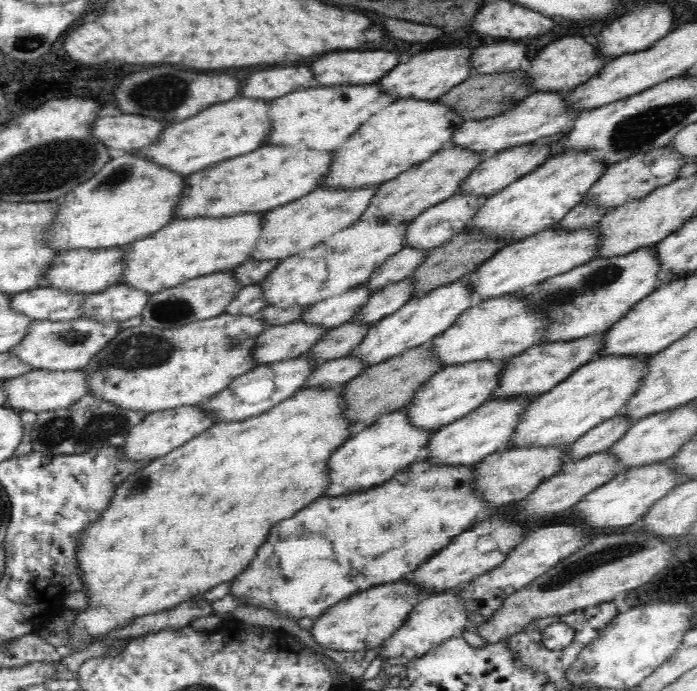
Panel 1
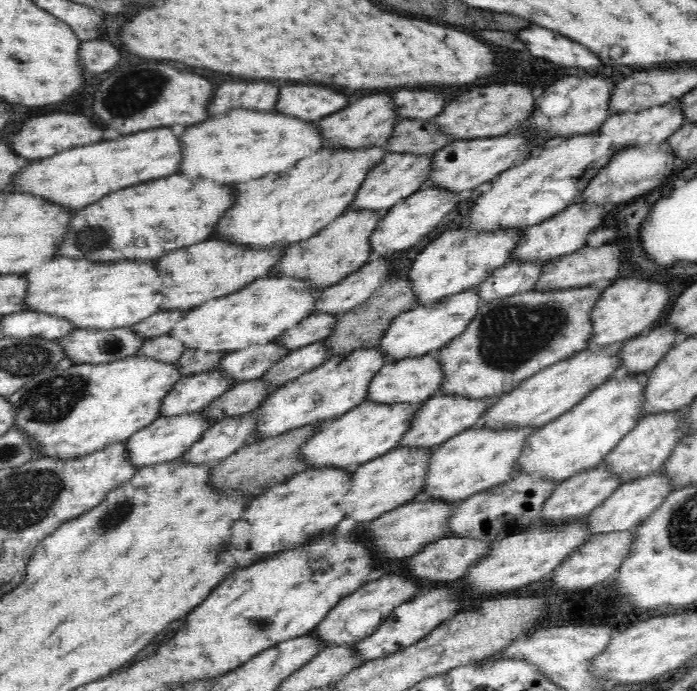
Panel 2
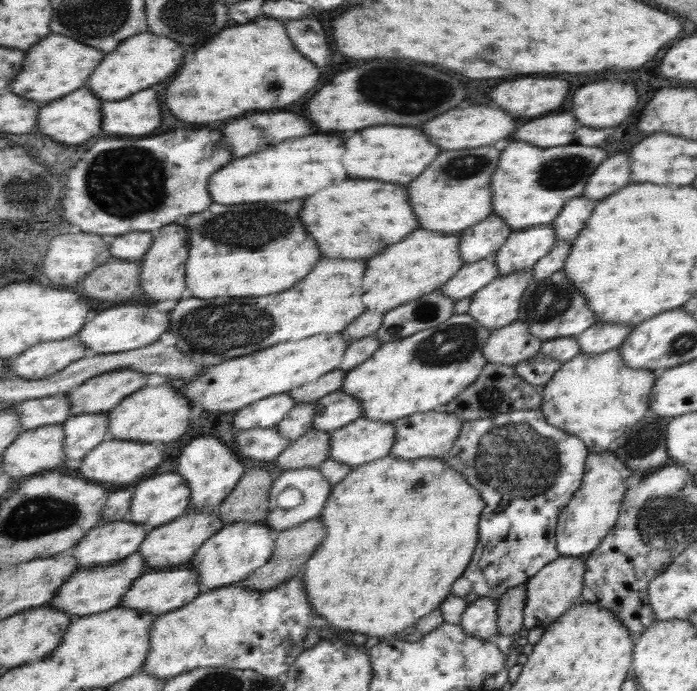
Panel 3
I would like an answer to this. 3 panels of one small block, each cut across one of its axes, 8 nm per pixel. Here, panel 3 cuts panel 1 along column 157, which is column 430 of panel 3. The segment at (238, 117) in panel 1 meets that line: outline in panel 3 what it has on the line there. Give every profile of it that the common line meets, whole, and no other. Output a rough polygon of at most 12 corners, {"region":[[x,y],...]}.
{"region":[[418,128],[346,140],[352,178],[412,184],[440,154]]}

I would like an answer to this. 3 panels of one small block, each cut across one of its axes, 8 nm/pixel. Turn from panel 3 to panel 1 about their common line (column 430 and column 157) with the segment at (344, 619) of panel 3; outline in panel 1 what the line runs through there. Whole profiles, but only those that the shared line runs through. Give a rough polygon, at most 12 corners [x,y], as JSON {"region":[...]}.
{"region":[[340,390],[130,474],[79,535],[80,646],[256,556],[326,488]]}

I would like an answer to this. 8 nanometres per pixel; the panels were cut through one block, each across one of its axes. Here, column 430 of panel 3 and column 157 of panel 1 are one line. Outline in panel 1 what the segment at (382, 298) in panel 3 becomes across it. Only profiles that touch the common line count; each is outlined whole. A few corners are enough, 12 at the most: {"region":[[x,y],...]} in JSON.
{"region":[[260,216],[171,220],[124,247],[118,284],[153,295],[232,272]]}

